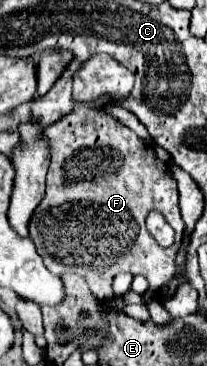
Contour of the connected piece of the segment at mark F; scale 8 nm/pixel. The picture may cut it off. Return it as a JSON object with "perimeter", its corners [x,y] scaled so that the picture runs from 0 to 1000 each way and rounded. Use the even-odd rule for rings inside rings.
{"perimeter":[[[459,148],[362,208],[353,208],[353,306],[304,317],[256,344],[217,350],[217,372],[246,393],[246,454],[227,470],[227,519],[208,552],[169,568],[140,601],[140,650],[179,672],[188,699],[237,743],[304,754],[324,743],[391,749],[440,798],[478,820],[536,820],[536,770],[575,743],[681,749],[720,765],[720,787],[778,792],[845,754],[845,694],[884,656],[884,601],[865,585],[865,525],[855,497],[816,470],[816,454],[749,426],[749,410],[681,383],[614,344],[565,333],[507,301],[570,290],[575,273],[623,262],[643,246],[652,208],[633,191],[585,180],[556,158],[517,148]],[[531,262],[531,279],[469,281],[469,268]],[[729,574],[797,590],[816,617],[845,628],[845,667],[826,678],[778,678],[749,650],[700,623],[700,596]]]}

